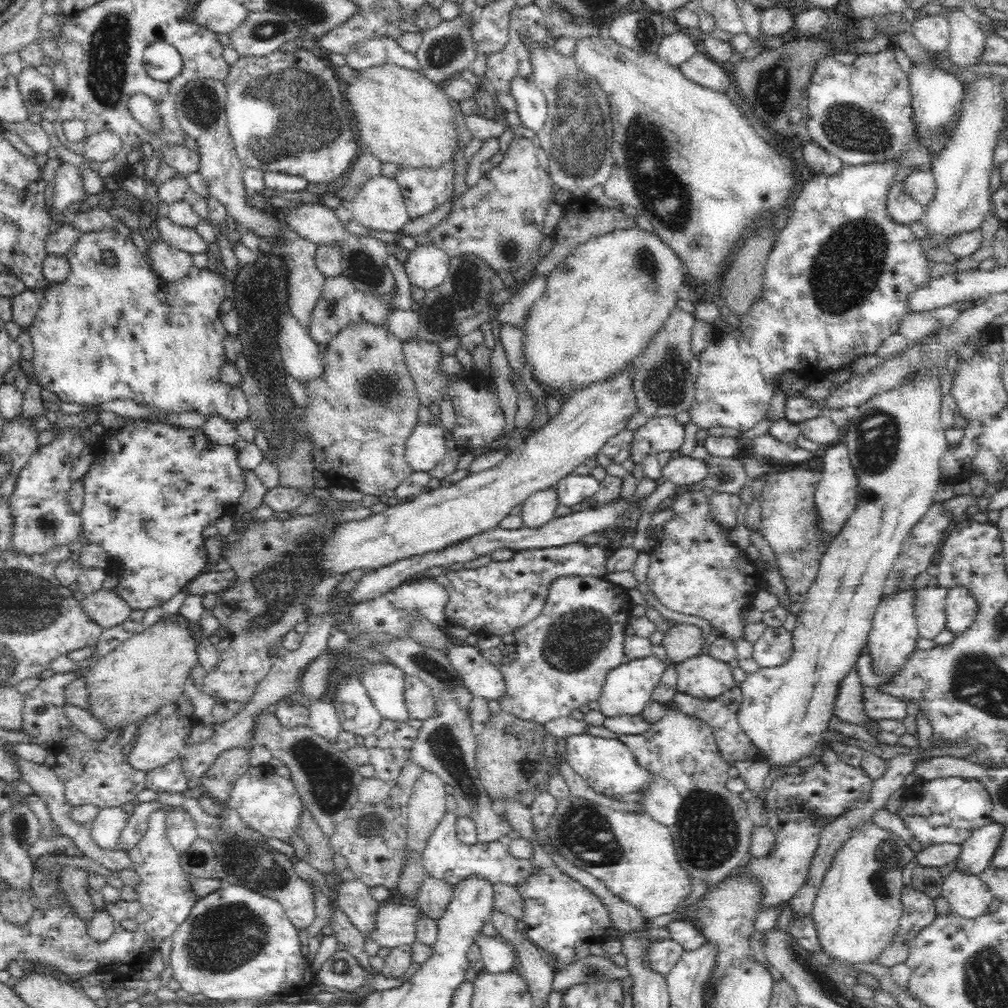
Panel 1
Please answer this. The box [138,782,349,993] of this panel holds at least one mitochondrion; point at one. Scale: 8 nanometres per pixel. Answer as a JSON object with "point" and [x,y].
{"point":[227,936]}

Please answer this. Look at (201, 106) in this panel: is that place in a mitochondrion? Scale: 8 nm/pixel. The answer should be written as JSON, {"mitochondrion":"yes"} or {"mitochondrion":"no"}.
{"mitochondrion":"yes"}

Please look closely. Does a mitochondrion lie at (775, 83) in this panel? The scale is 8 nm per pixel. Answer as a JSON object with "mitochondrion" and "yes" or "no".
{"mitochondrion":"yes"}

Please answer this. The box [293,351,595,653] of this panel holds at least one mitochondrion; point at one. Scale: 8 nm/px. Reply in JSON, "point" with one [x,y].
{"point":[379,389]}

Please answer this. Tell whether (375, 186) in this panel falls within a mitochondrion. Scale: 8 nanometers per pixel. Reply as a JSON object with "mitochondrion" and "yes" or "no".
{"mitochondrion":"no"}

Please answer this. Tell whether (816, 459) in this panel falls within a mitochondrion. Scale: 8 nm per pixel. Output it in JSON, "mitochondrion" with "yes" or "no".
{"mitochondrion":"no"}

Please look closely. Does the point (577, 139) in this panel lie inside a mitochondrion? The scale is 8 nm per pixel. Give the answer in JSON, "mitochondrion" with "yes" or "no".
{"mitochondrion":"yes"}

